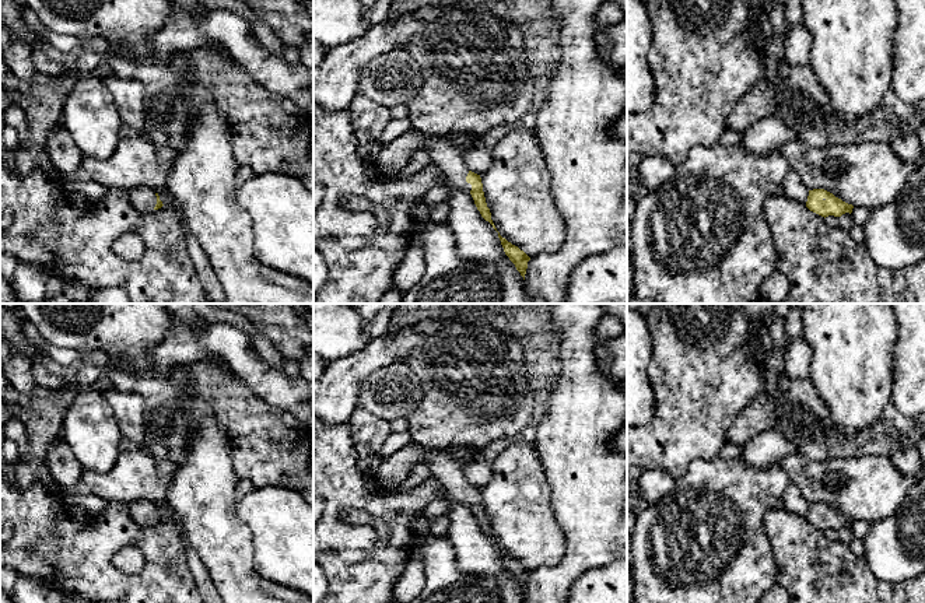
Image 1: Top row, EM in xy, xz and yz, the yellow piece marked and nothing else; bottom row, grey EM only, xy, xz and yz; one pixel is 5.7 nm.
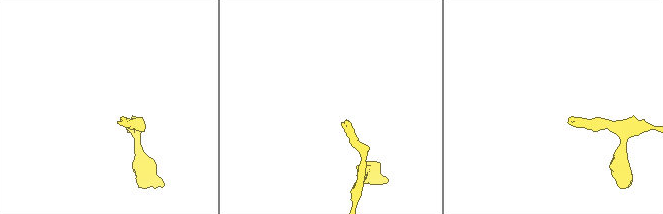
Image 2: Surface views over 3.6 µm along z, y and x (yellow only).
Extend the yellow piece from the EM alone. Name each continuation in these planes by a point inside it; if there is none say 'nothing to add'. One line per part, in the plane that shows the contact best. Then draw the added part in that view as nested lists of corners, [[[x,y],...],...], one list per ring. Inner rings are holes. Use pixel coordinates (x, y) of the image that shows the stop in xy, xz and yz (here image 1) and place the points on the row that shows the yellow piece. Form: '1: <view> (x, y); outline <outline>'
1: xz (395, 155); outline [[[416,130],[382,146],[378,155],[378,168],[388,175],[396,173],[411,161],[417,150],[424,147],[430,152],[431,164],[444,172],[445,179],[455,189],[472,190],[472,185],[466,182],[469,168],[462,150],[448,140],[431,139]]]

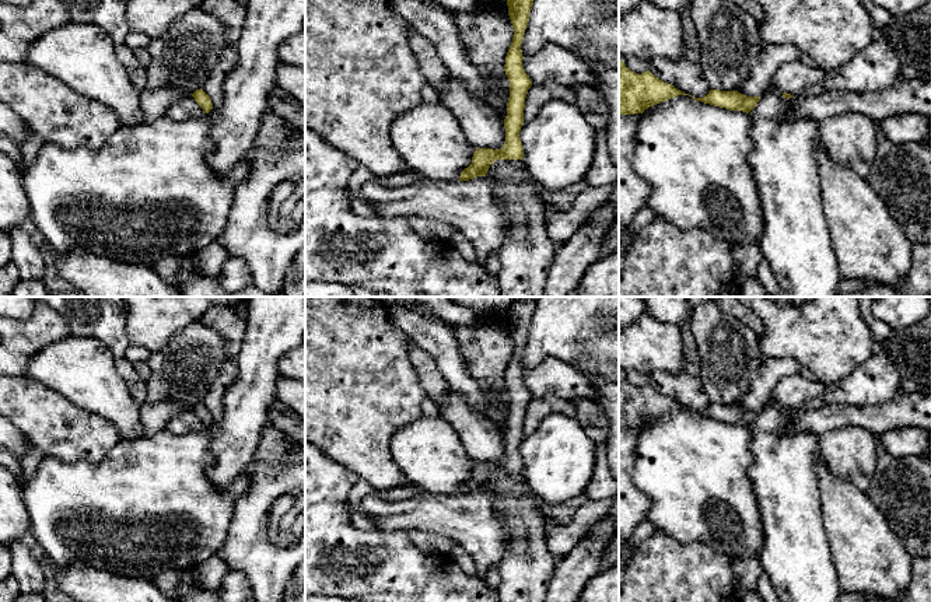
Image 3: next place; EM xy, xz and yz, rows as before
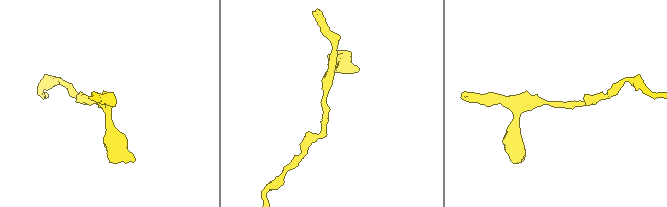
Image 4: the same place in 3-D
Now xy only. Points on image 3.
nothing to add

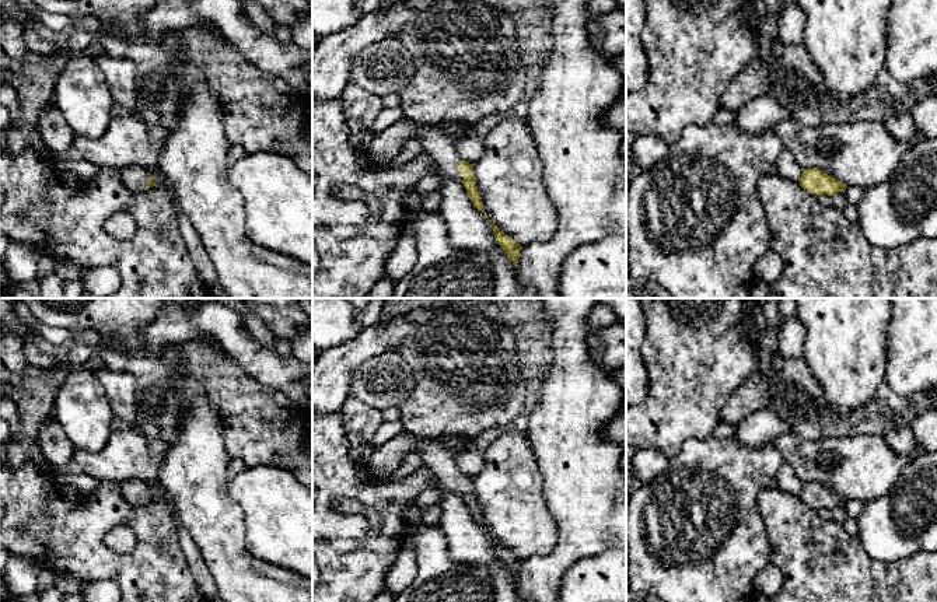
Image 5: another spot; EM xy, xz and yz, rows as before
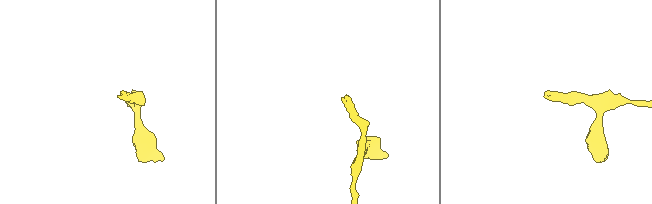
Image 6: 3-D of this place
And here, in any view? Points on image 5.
1: xz (387, 144); outline [[[408,119],[374,134],[370,144],[370,157],[380,164],[388,162],[403,150],[409,139],[416,136],[422,141],[423,153],[436,161],[437,168],[447,178],[464,179],[464,174],[458,171],[461,157],[454,139],[440,129],[423,127]]]

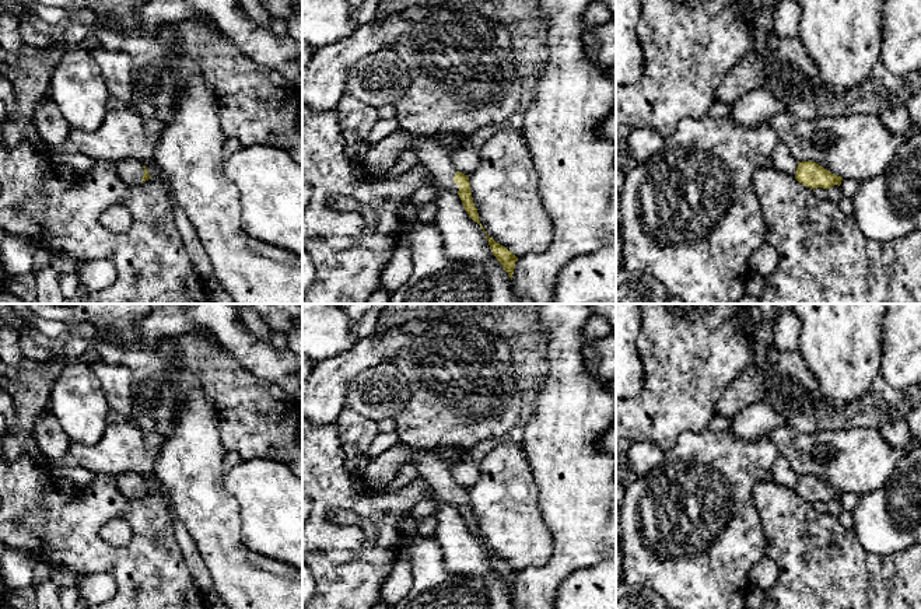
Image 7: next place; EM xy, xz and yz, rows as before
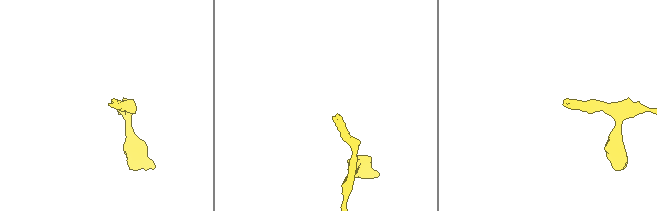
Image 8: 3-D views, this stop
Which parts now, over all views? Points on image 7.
1: xz (382, 156); outline [[[403,130],[370,146],[365,155],[365,168],[375,175],[384,174],[399,161],[405,150],[412,147],[417,153],[419,164],[431,172],[433,179],[442,189],[459,190],[459,185],[454,182],[456,168],[449,150],[435,140],[419,139]]]

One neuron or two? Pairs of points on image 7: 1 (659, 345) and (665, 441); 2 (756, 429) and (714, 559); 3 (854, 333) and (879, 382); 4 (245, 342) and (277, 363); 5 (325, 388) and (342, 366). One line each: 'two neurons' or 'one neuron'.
1: one neuron
2: two neurons
3: two neurons
4: one neuron
5: one neuron

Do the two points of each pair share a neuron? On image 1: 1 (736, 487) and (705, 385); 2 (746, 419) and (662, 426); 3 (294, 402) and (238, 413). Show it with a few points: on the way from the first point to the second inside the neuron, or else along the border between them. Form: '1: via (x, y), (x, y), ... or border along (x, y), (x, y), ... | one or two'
1: border along (718, 455), (711, 459), (694, 459), (687, 467) | two
2: border along (756, 395), (736, 417), (726, 440) | two
3: border along (248, 386), (270, 405), (283, 410) | two

